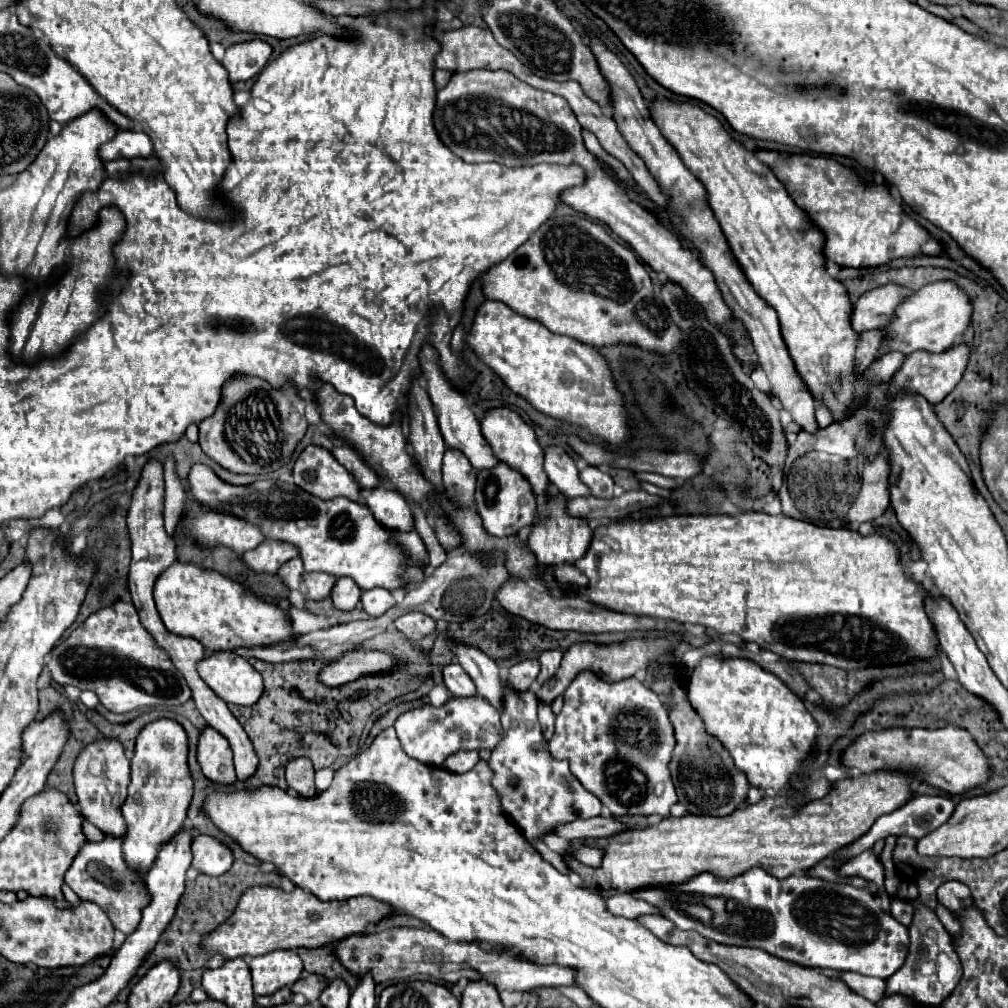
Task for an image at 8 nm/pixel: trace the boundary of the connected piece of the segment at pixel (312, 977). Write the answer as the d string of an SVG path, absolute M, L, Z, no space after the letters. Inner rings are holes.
M306 974L304 978L300 978L300 980L294 982L292 992L294 992L294 994L300 992L300 994L306 996L308 1002L316 1002L318 996L320 996L320 992L322 992L322 988L326 988L326 986L328 986L328 980L326 980L324 976L318 976L318 974Z

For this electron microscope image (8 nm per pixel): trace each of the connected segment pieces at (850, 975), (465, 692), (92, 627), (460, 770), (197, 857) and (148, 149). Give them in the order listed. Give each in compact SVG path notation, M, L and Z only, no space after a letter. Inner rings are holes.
M842 972L842 980L848 984L850 990L854 990L856 994L864 996L870 1002L878 1002L886 990L886 982L882 978L862 976L856 972Z
M456 662L446 664L442 674L444 674L444 684L452 692L452 696L474 696L476 694L474 682L470 680L470 676L466 676L460 664Z
M116 600L90 614L46 658L54 682L74 684L98 694L100 704L112 712L130 712L142 706L180 706L190 698L190 688L168 656L158 650L138 620L132 602Z
M456 752L454 756L450 756L450 758L446 760L444 768L450 770L450 772L456 772L456 774L464 774L464 772L468 772L470 768L474 768L478 760L480 760L478 752Z
M200 834L192 840L192 868L208 876L220 876L232 866L232 852L220 840Z
M120 130L114 140L100 148L100 156L104 162L110 160L132 160L132 158L150 158L154 154L154 146L144 132Z

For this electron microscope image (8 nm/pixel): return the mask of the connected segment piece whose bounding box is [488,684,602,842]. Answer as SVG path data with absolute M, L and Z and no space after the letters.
M504 684L504 698L500 708L504 734L488 760L490 768L494 770L492 784L502 798L504 812L532 842L552 834L560 824L578 818L600 816L602 812L602 802L594 794L586 792L578 780L574 780L566 760L556 760L550 756L548 740L544 738L538 722L536 704L538 698L532 690L514 692L514 688Z

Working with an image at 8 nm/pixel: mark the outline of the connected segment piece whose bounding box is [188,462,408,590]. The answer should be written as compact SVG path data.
M202 462L194 464L188 474L192 496L206 508L242 518L256 524L266 540L278 540L298 546L300 558L308 572L326 572L336 578L350 576L362 590L382 586L386 590L402 588L400 574L408 560L404 552L390 542L390 534L382 528L372 512L358 502L346 498L320 500L300 488L282 490L272 480L258 480L248 486L234 486L214 474Z

